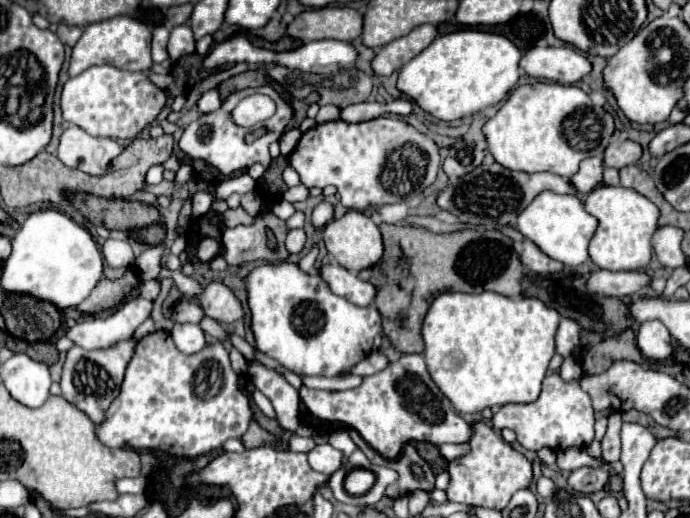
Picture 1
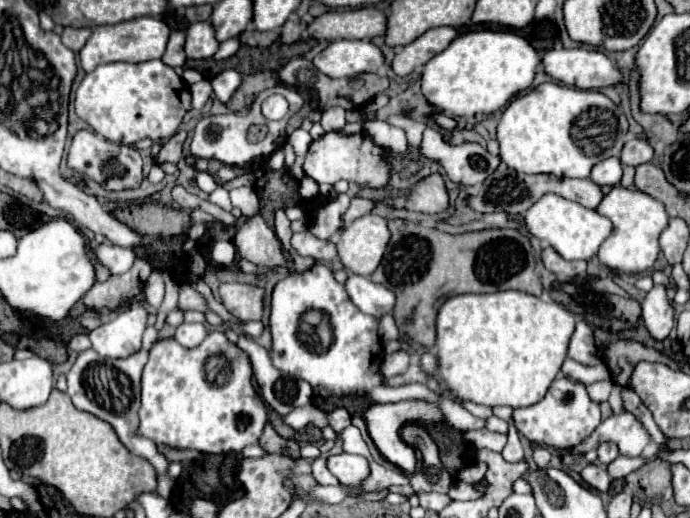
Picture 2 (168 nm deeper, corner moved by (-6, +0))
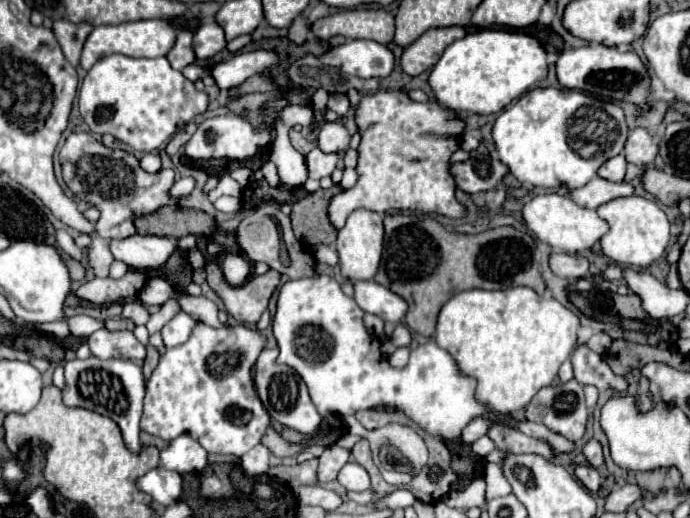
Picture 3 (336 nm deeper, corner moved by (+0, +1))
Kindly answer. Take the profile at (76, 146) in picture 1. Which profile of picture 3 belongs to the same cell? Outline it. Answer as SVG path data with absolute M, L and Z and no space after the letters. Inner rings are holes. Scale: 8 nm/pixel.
M72 133L60 149L60 163L62 177L70 191L78 199L86 199L100 209L100 219L96 221L96 235L92 235L92 245L88 249L88 261L96 277L106 277L108 267L114 261L112 253L108 251L108 241L114 237L122 239L134 235L134 217L154 213L158 207L168 203L176 203L176 199L170 199L166 195L166 191L174 183L174 171L164 169L150 175L140 169L140 163L132 153L126 153L122 149L108 149L100 141L96 141L92 133Z

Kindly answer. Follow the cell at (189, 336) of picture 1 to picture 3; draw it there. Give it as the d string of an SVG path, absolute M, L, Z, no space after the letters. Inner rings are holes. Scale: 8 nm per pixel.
M178 313L170 323L162 327L162 339L166 347L176 347L188 341L192 329L196 327L196 321L188 313Z

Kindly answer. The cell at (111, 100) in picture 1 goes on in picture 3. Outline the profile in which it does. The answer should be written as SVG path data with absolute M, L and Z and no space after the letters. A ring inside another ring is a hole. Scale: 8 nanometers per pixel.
M108 55L86 73L78 91L78 109L92 133L110 133L118 141L144 153L162 149L192 117L204 113L206 105L206 93L196 91L194 83L172 69L166 57L134 59Z

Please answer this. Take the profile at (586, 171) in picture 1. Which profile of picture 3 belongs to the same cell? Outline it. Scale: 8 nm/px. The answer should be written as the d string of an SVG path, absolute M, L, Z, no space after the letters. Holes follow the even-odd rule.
M616 155L612 159L608 159L600 169L598 169L598 175L606 181L616 181L620 183L624 179L624 171L626 171L626 159L624 155Z

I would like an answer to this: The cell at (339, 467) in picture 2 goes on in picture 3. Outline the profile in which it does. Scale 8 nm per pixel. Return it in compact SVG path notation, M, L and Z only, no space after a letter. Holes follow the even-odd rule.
M346 463L338 473L338 483L348 491L364 491L370 489L368 471L358 463Z

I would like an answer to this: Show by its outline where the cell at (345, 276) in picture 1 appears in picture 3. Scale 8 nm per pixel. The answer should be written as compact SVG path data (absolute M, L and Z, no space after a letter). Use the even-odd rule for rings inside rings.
M356 281L354 283L354 301L358 307L366 313L378 315L380 319L388 323L402 321L408 305L402 297L392 293L390 289L384 289L382 285L376 285L376 281Z

